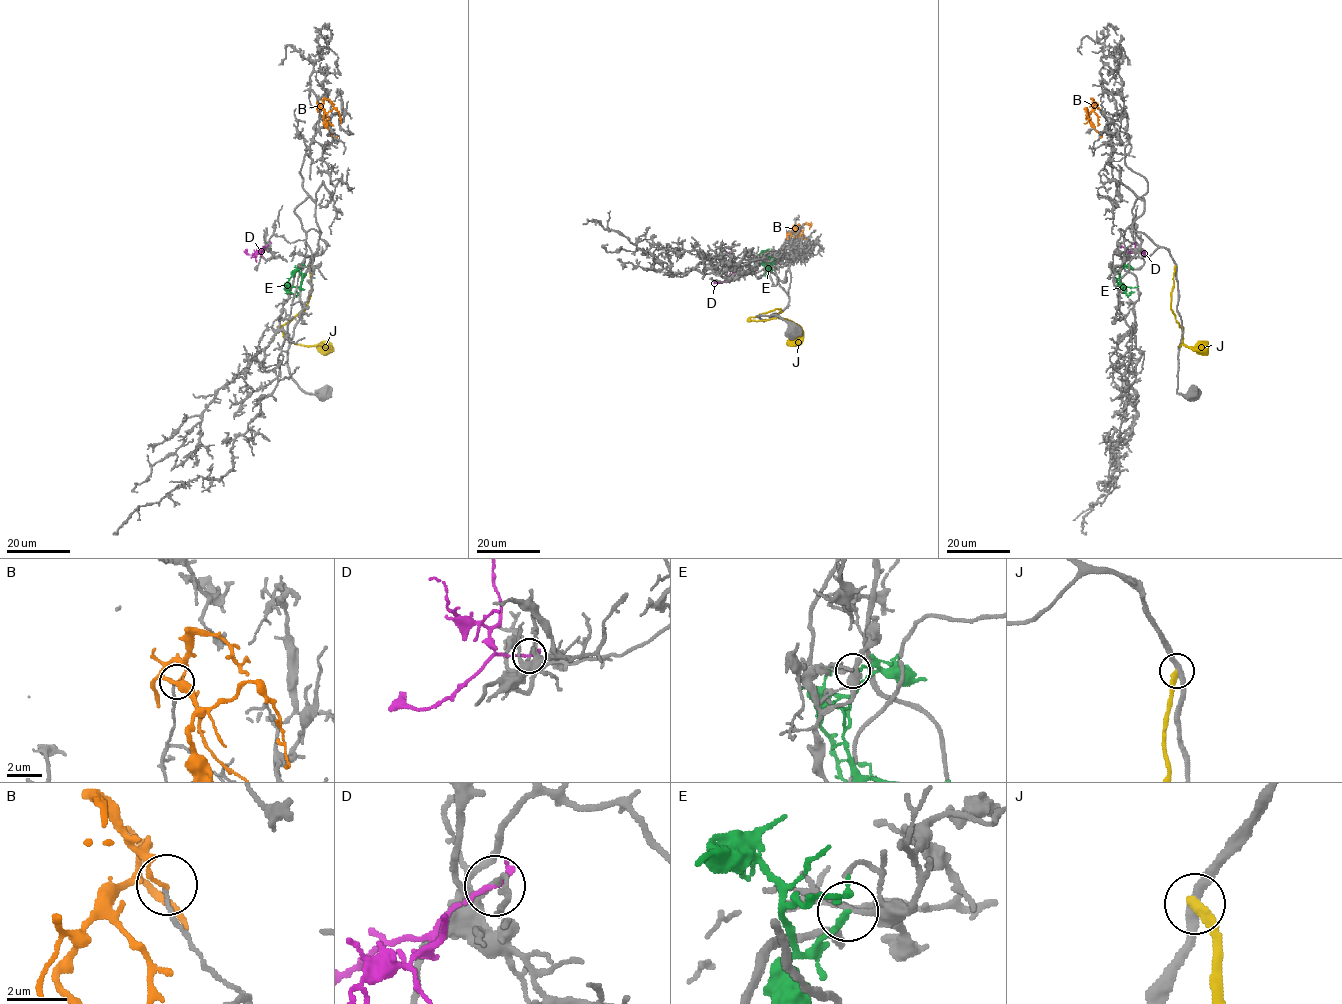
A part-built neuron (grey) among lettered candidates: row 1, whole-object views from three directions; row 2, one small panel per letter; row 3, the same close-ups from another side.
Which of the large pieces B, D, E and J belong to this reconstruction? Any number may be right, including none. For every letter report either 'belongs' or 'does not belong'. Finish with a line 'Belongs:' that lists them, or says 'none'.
B: does not belong
D: does not belong
E: does not belong
J: does not belong
Belongs: none

